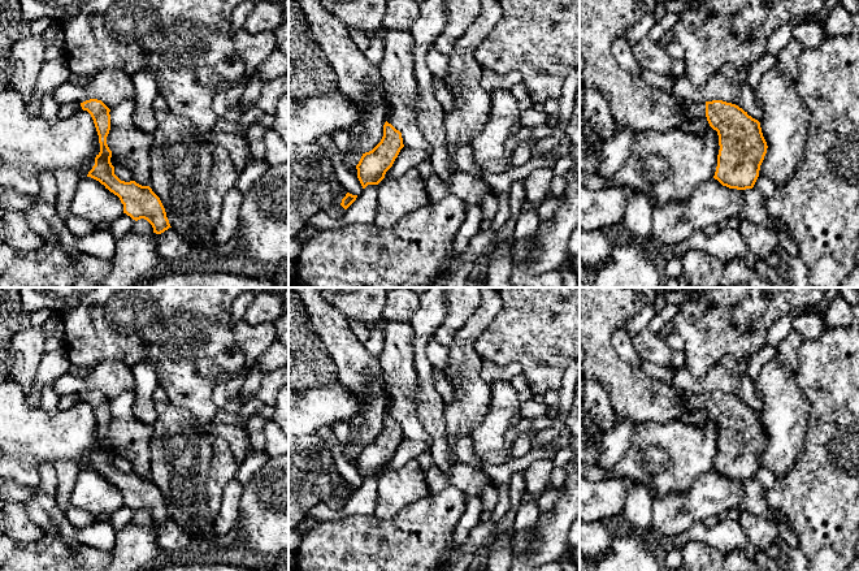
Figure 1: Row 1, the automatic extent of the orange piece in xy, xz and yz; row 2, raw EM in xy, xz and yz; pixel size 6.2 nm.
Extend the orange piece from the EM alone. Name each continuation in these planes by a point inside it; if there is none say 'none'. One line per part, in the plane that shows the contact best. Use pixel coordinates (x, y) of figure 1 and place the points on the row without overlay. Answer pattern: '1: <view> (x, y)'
1: yz (695, 402)

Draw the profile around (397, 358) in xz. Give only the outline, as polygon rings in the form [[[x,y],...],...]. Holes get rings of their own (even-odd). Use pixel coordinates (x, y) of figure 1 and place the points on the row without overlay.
[[[379,319],[376,325],[381,326],[385,333],[378,359],[390,399],[387,414],[402,424],[404,438],[424,441],[429,445],[430,436],[416,412],[417,373],[413,367],[412,325],[383,319]]]

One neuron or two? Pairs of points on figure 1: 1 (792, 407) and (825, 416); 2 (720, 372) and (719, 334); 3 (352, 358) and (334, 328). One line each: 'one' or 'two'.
1: two
2: two
3: one

